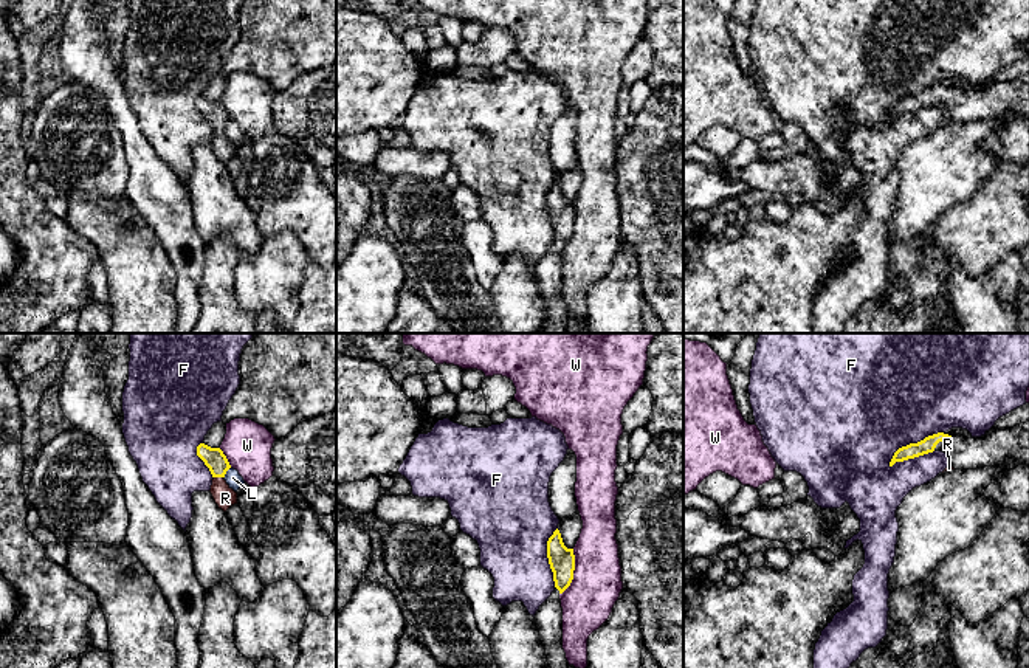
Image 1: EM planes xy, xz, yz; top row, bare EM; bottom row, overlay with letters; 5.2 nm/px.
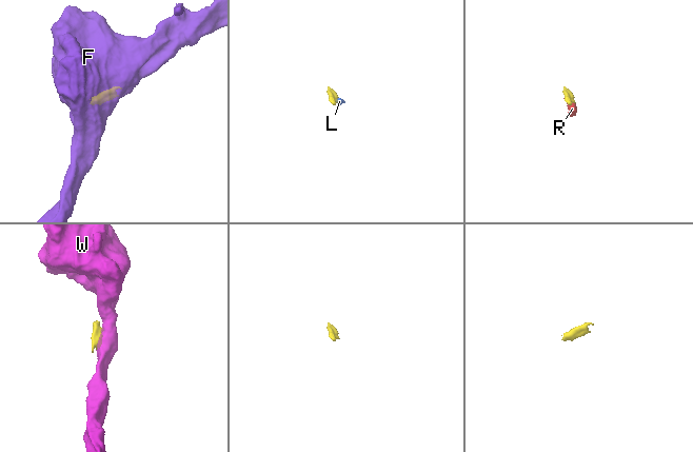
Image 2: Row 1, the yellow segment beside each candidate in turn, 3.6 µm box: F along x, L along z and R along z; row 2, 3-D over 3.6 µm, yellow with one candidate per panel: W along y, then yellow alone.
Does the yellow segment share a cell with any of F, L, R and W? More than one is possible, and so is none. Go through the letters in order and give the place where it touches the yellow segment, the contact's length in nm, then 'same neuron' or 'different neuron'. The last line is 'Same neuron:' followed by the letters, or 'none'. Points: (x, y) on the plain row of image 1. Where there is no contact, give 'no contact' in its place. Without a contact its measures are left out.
F: yz (911, 96) | 340 nm | different neuron
L: xy (225, 126) | 70 nm | different neuron
R: xy (219, 129) | 50 nm | same neuron
W: xz (572, 225) | 260 nm | different neuron
Same neuron: R

